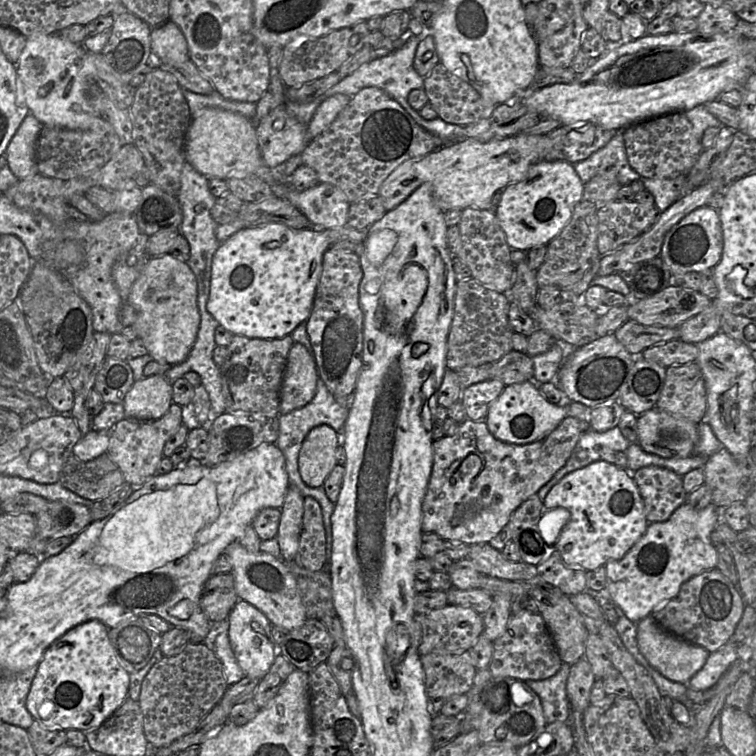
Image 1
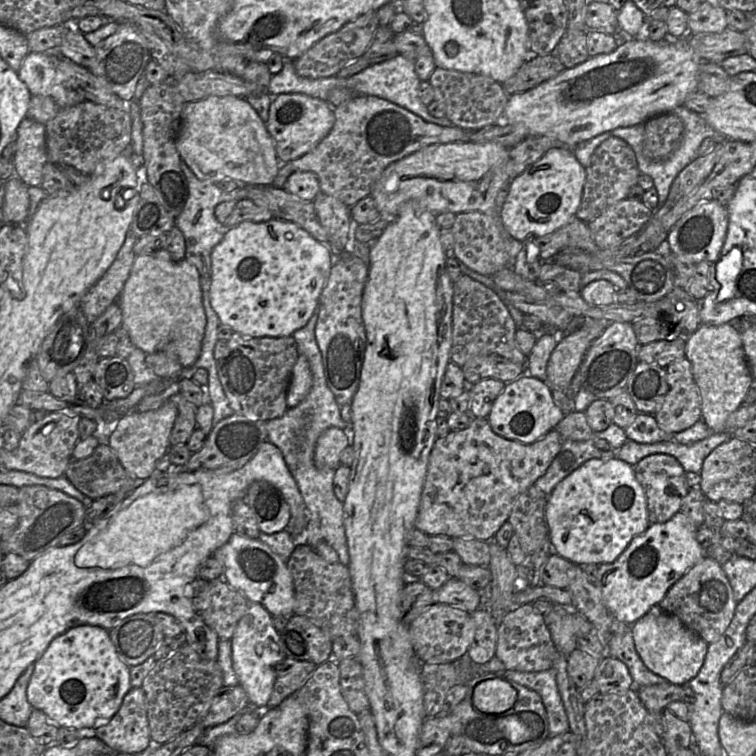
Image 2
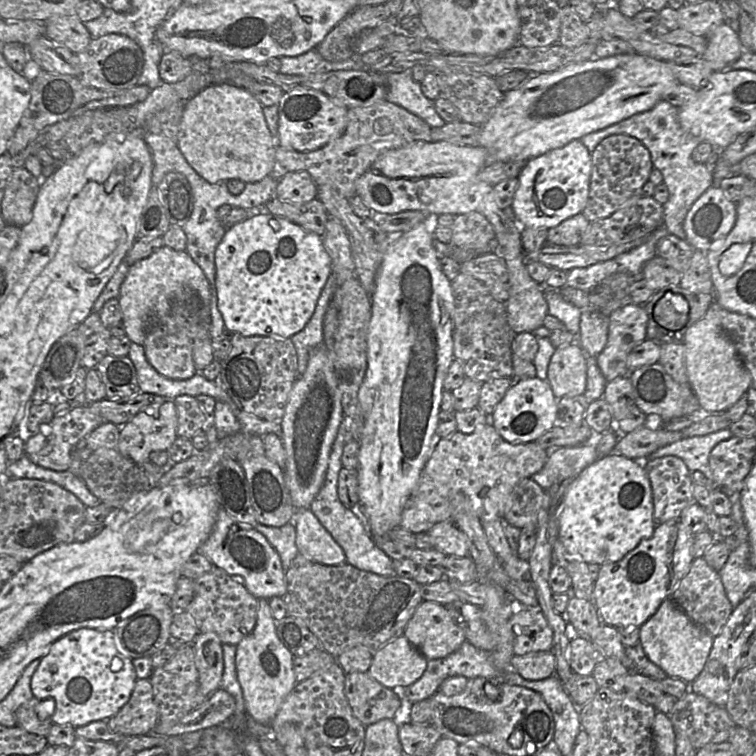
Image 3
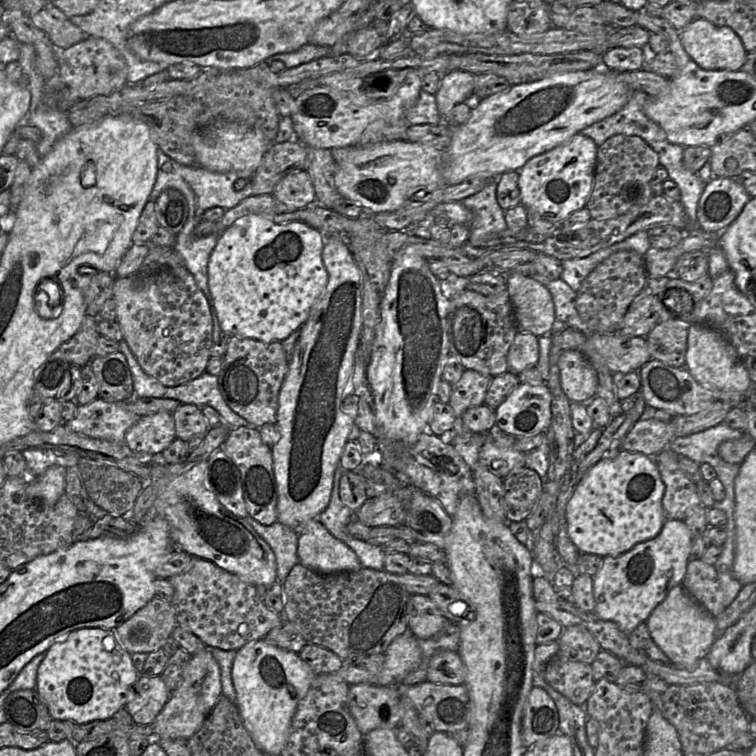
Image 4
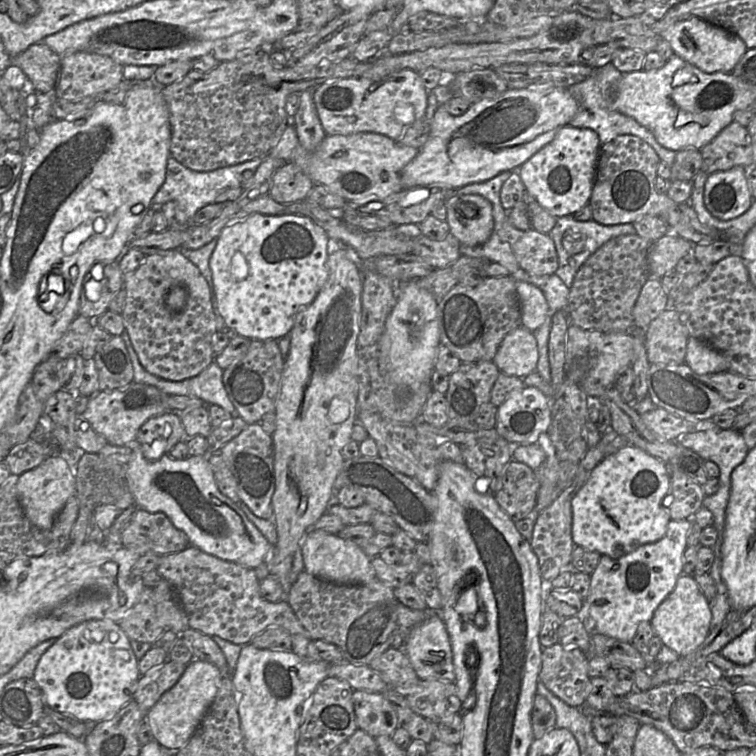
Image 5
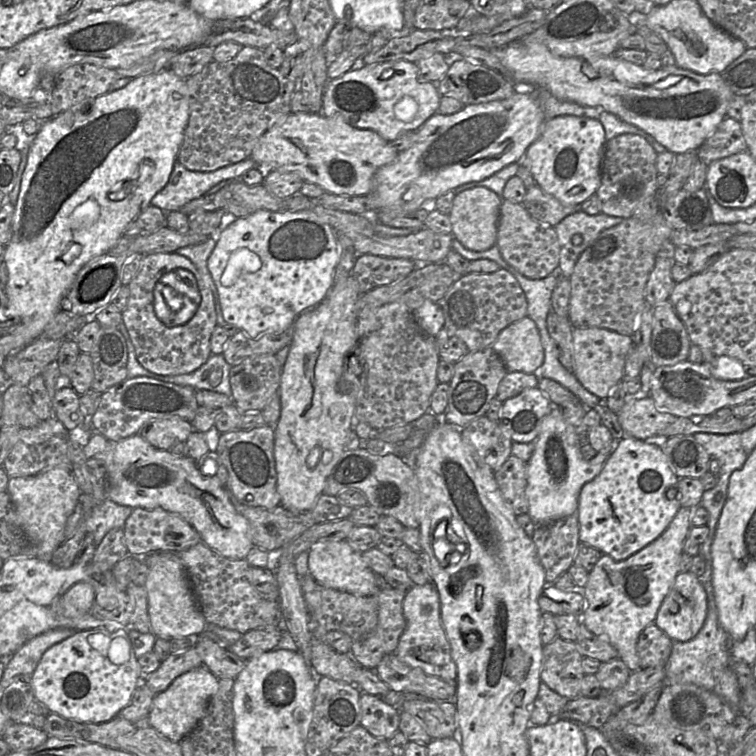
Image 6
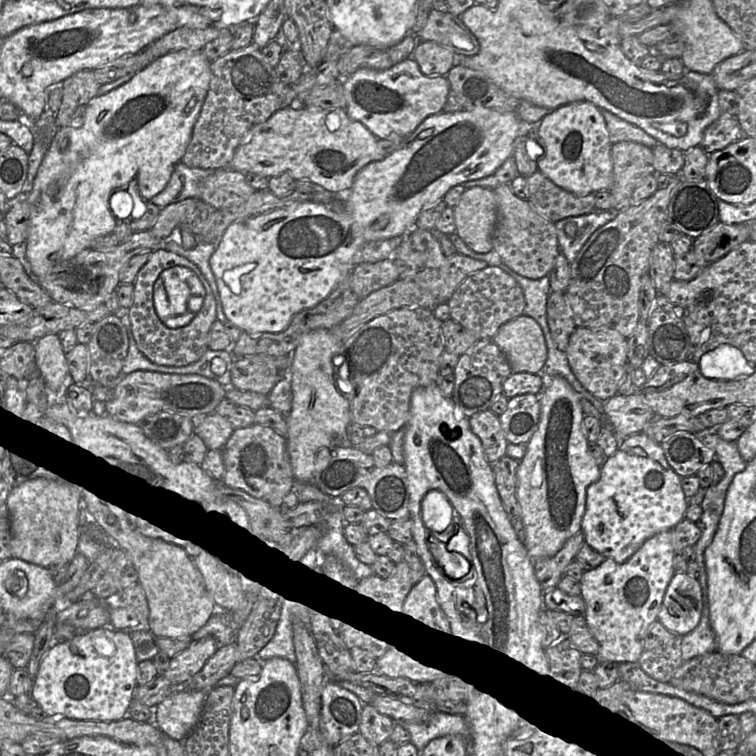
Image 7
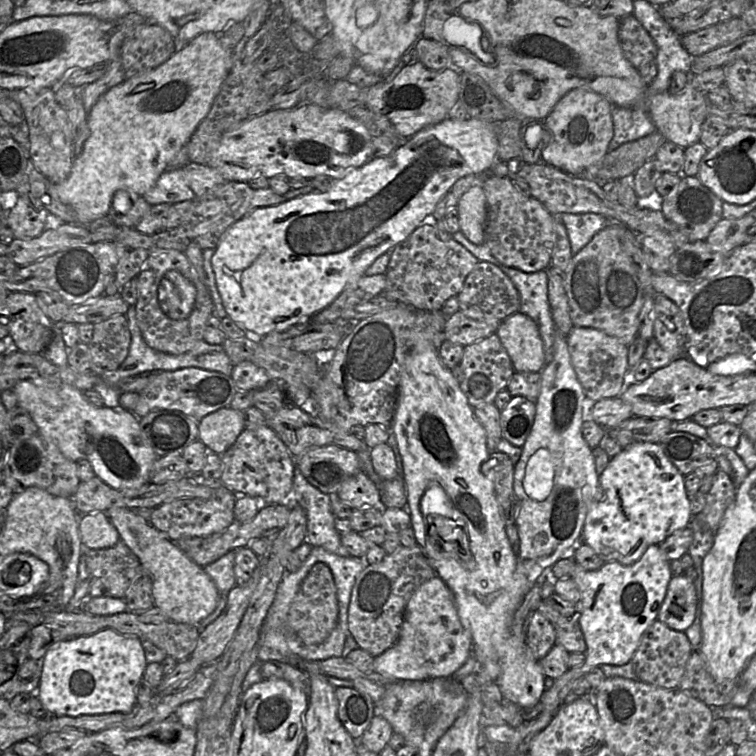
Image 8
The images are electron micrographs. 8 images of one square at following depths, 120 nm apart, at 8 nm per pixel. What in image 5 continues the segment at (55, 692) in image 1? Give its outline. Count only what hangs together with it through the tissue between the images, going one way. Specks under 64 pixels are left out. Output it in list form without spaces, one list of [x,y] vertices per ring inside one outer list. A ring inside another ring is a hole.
[[[109,619],[88,620],[69,628],[55,640],[40,658],[33,678],[44,694],[46,705],[96,724],[113,717],[134,700],[141,676],[138,662],[119,623]]]

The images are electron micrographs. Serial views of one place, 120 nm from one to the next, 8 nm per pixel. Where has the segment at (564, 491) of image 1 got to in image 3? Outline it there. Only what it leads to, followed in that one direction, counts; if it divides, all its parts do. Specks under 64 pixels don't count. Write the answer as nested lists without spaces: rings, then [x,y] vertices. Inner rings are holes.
[[[608,454],[588,465],[569,485],[559,515],[558,539],[587,564],[621,560],[655,529],[650,481],[645,468],[621,455]]]

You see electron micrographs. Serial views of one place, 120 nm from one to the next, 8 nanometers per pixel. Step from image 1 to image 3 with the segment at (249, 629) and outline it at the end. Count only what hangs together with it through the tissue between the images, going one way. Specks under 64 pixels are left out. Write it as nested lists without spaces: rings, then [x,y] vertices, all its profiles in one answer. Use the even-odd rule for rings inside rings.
[[[258,599],[257,620],[253,632],[236,646],[235,667],[241,686],[245,710],[248,716],[263,725],[270,725],[287,695],[297,684],[293,671],[291,652],[283,645],[276,633],[268,600]]]

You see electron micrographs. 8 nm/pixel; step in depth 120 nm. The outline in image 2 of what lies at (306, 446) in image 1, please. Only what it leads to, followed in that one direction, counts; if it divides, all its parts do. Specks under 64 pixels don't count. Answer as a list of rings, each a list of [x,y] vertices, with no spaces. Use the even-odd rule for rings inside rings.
[[[336,427],[326,429],[318,438],[314,449],[314,464],[318,470],[336,470],[340,456],[351,445],[350,433]]]

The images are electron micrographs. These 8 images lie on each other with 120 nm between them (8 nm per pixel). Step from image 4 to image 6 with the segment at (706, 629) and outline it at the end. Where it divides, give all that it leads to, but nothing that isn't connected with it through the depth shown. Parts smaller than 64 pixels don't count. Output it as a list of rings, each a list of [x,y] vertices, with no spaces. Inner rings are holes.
[[[691,572],[678,573],[660,605],[654,624],[672,641],[694,638],[707,616],[707,595],[699,578]]]

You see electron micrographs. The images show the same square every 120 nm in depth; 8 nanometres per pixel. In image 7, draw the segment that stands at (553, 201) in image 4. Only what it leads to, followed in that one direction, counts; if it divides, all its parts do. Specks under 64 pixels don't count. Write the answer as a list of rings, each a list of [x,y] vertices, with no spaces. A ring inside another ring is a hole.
[[[587,101],[566,104],[551,110],[539,123],[532,137],[543,147],[537,170],[554,184],[579,196],[611,189],[613,165],[609,132],[601,109]]]

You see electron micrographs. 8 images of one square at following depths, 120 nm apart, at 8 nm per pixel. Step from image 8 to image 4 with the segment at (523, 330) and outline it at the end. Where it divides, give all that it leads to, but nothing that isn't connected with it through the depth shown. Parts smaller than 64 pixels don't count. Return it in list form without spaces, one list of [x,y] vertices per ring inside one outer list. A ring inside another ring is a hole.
[[[518,331],[508,351],[508,371],[519,374],[525,369],[535,367],[538,359],[538,337],[532,333]]]

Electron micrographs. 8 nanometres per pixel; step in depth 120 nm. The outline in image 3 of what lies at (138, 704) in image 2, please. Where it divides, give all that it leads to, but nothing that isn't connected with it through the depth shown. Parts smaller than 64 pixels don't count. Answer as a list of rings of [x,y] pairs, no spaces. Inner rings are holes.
[[[149,678],[137,679],[128,702],[107,720],[109,728],[125,736],[142,736],[153,731],[159,721]]]

